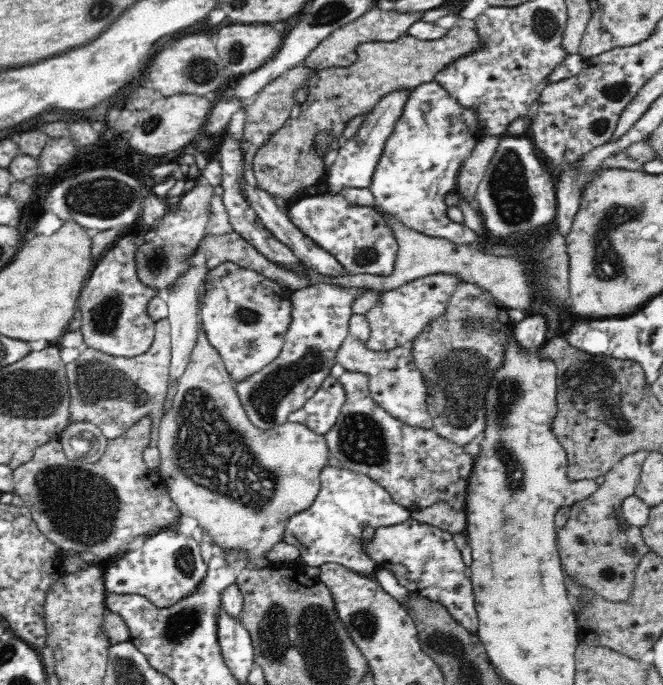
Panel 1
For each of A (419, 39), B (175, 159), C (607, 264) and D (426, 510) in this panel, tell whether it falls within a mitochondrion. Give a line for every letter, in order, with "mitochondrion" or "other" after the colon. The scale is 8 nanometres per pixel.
A: other
B: other
C: mitochondrion
D: other

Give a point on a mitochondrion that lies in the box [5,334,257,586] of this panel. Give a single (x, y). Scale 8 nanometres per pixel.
(82, 506)

